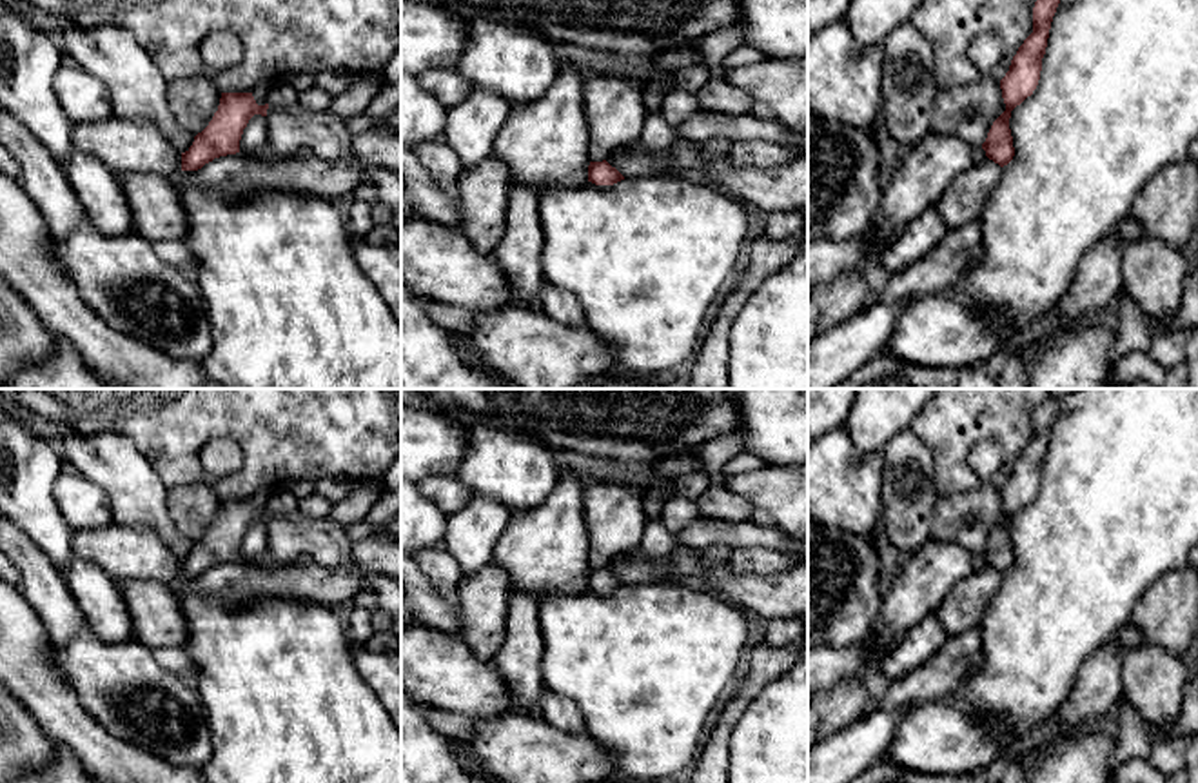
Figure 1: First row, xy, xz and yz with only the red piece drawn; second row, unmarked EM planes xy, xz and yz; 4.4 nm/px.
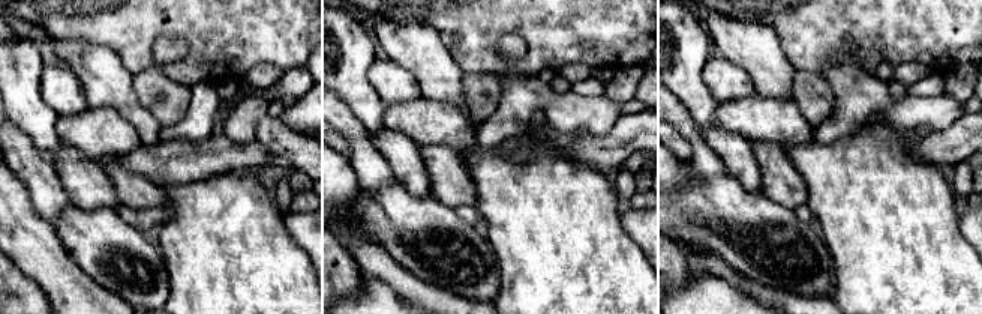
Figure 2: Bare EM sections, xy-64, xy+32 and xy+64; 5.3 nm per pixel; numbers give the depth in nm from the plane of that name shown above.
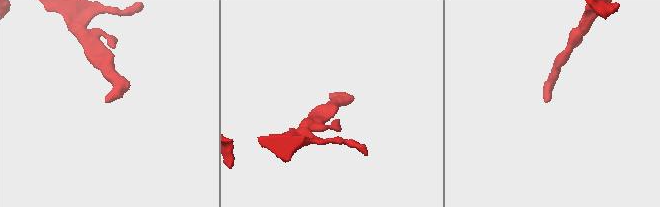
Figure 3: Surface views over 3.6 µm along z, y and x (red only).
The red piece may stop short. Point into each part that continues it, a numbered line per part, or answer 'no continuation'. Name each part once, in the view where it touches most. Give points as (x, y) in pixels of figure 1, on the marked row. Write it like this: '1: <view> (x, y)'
1: xy (324, 135)

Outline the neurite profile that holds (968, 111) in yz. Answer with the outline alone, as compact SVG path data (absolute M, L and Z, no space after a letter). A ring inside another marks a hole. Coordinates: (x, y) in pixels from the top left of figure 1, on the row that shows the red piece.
M993 74L962 87L938 87L933 98L931 131L982 147L993 122L1004 111L1000 82Z

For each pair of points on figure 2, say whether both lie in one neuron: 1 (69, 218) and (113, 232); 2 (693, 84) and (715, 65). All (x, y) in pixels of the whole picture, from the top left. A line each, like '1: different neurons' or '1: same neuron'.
1: same neuron
2: different neurons

